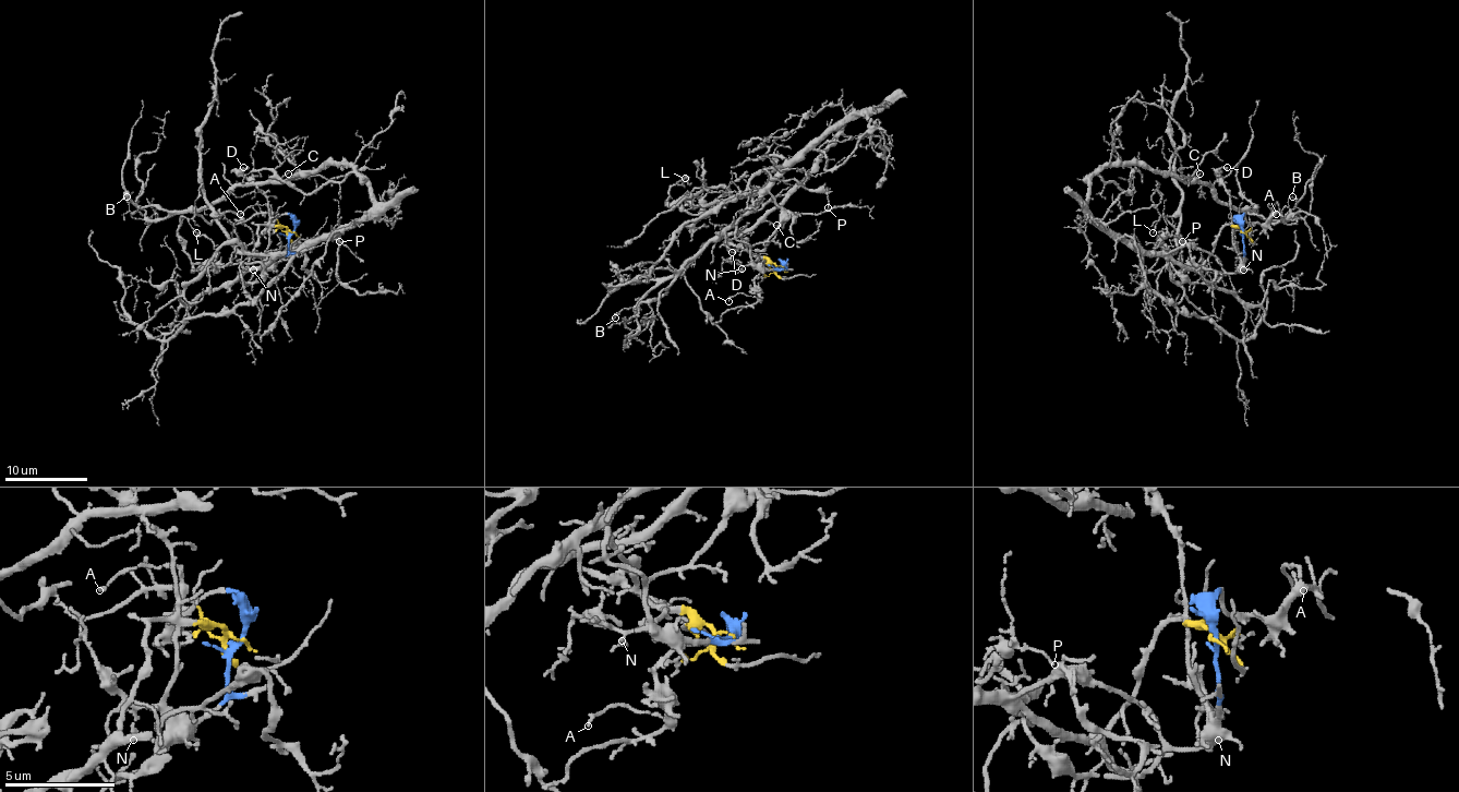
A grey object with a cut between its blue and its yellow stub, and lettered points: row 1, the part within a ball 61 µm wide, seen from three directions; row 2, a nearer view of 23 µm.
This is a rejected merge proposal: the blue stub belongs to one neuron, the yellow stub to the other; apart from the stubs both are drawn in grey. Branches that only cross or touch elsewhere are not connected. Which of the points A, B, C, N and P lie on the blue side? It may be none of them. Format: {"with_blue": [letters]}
{"with_blue": ["A", "N"]}

